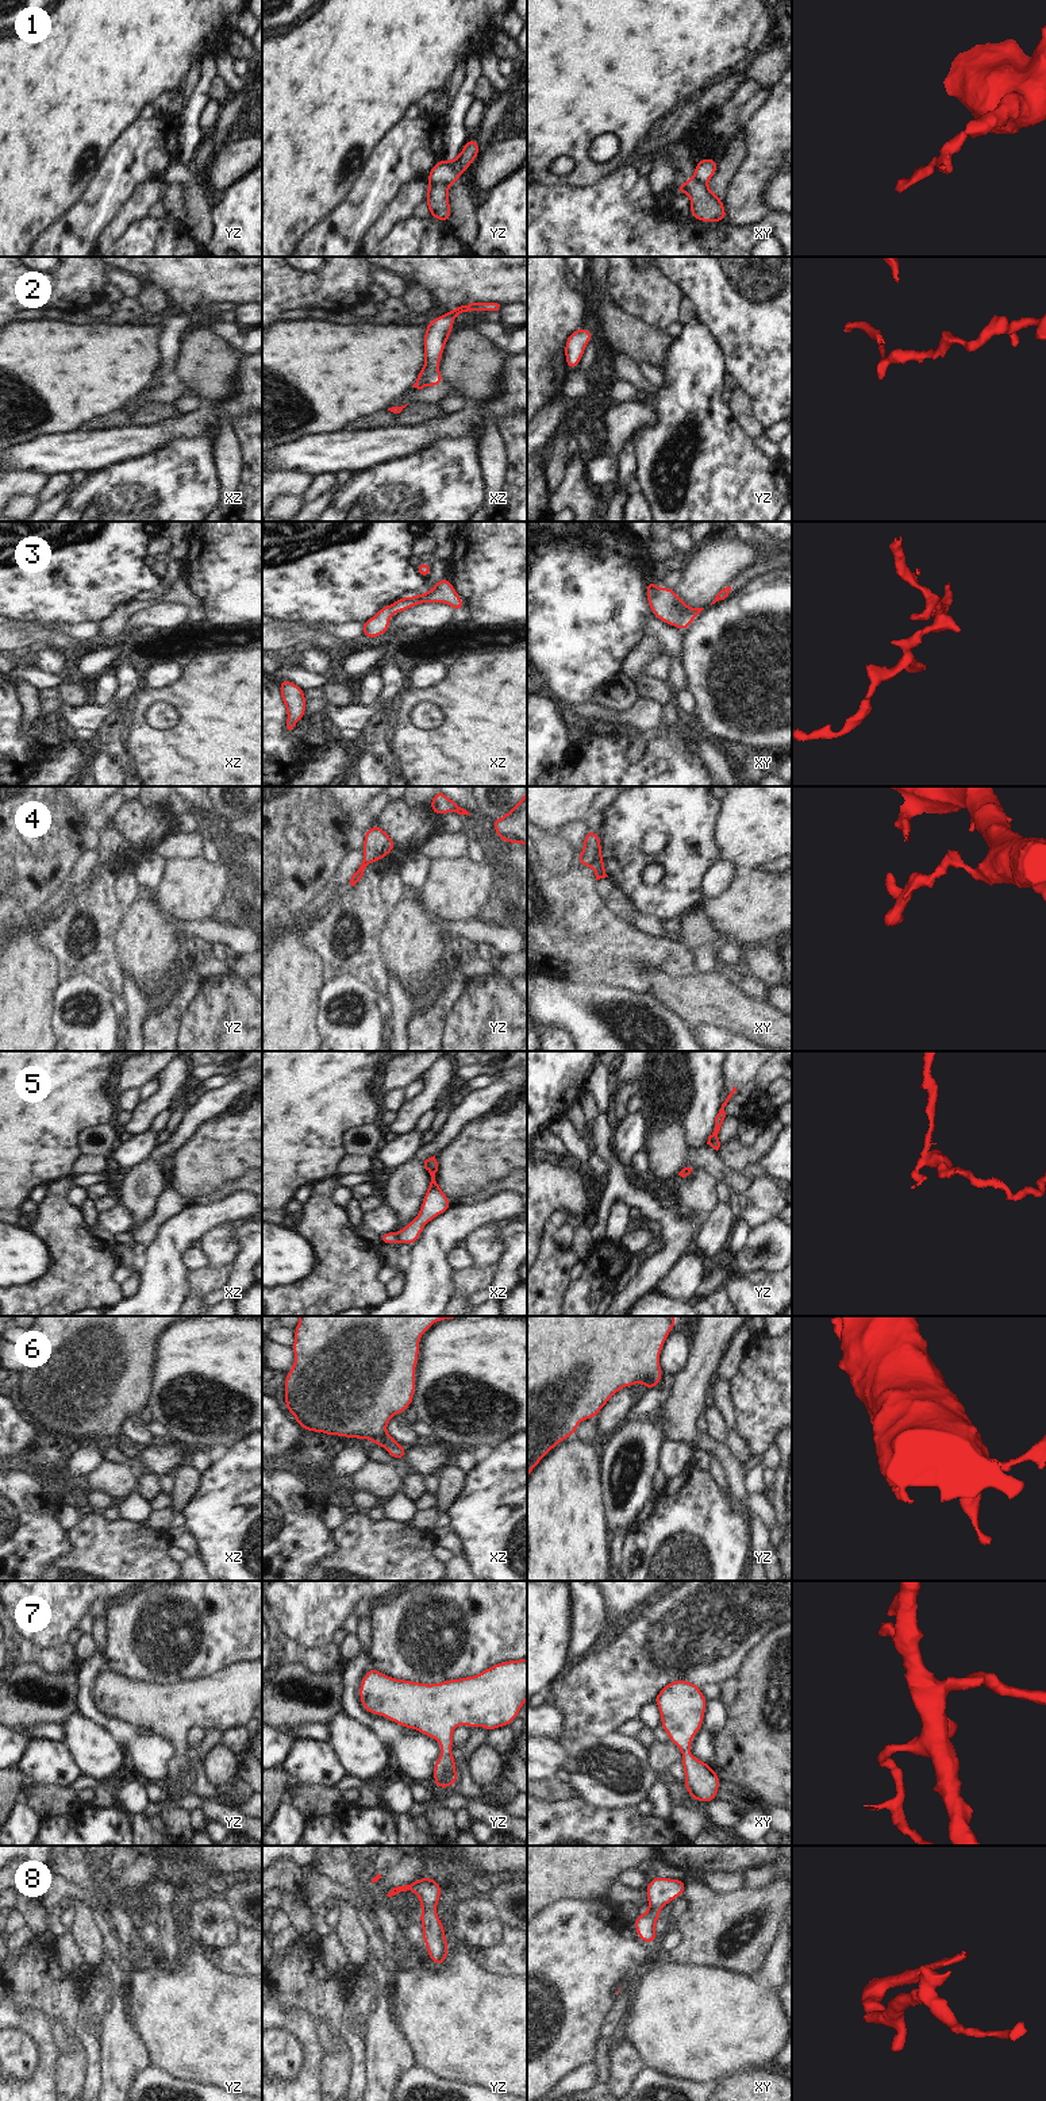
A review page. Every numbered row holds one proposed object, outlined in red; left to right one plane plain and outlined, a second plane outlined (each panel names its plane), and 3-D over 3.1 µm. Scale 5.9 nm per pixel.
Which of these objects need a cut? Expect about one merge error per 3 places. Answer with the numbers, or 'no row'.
1, 4, 5

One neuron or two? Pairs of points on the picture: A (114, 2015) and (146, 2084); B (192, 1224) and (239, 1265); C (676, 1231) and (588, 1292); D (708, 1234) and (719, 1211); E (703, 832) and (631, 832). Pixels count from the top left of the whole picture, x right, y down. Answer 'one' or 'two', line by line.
A: two
B: two
C: two
D: one
E: one

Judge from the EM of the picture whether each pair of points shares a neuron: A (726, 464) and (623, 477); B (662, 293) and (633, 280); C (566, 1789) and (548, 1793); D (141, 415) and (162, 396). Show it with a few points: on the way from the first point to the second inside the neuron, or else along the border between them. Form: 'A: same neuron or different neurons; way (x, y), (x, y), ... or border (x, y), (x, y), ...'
A: different neurons; border (633, 445), (639, 489)
B: same neuron; way (656, 293), (648, 293), (639, 287)
C: same neuron; way (562, 1789), (552, 1789)
D: different neurons; border (157, 400), (170, 406)

